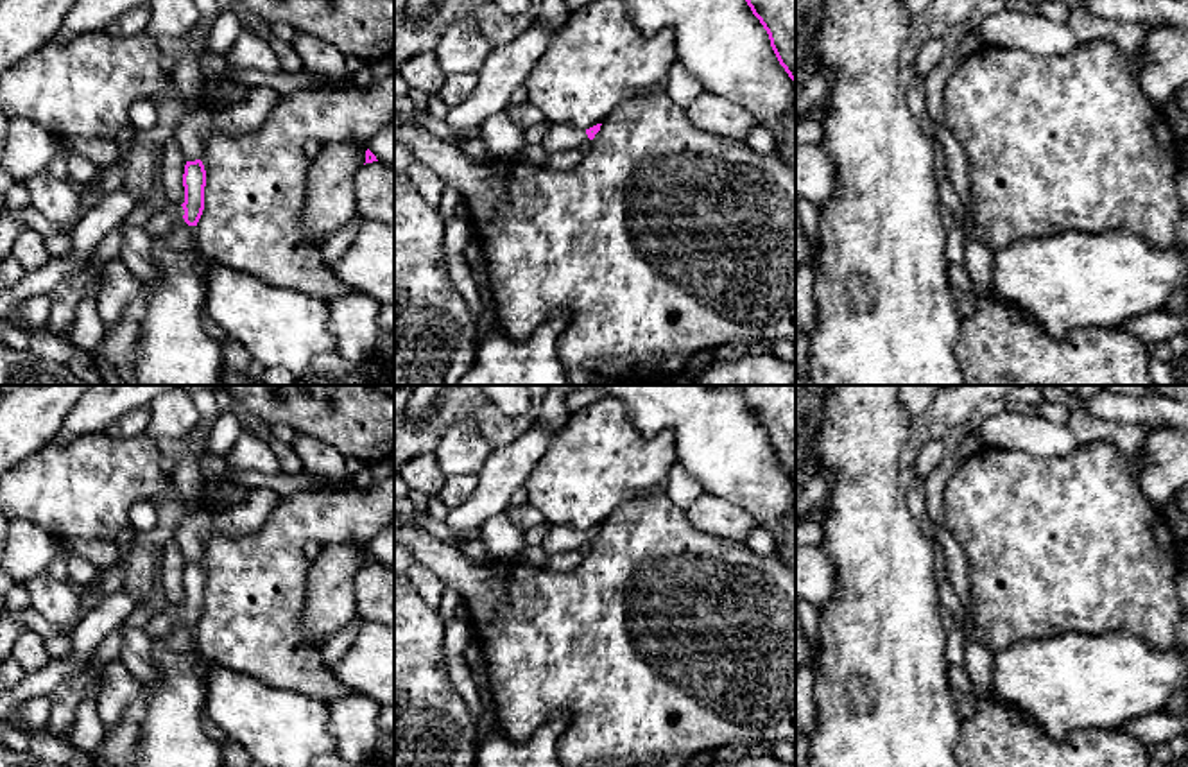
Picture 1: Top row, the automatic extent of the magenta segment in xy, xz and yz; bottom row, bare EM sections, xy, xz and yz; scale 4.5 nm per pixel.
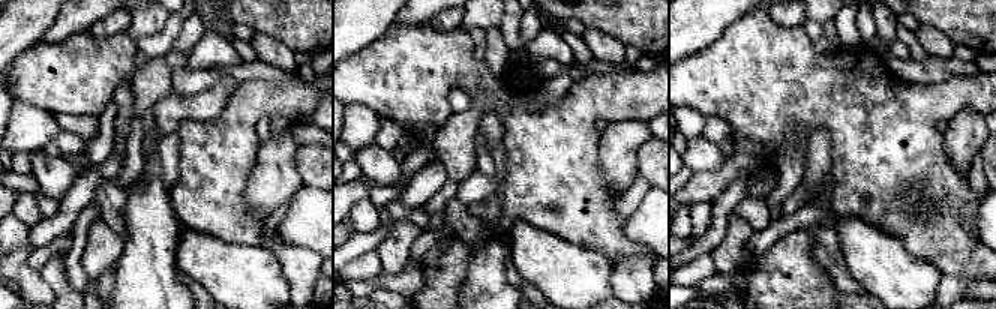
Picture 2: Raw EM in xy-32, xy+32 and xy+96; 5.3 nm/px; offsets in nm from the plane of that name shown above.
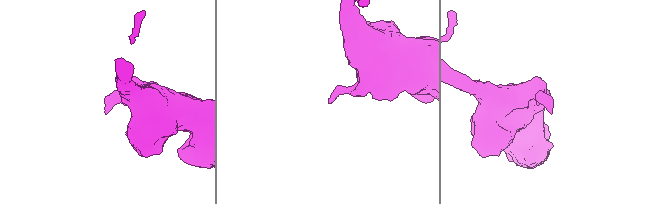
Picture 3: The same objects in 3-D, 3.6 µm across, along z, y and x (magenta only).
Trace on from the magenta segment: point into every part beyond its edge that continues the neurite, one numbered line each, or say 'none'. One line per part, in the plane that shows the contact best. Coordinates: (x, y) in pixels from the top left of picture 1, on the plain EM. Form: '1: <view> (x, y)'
1: xy (169, 617)

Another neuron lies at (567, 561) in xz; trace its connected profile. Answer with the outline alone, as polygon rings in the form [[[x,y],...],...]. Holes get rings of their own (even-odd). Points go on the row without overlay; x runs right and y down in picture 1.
[[[566,550],[563,554],[548,556],[543,566],[548,572],[566,573],[566,572],[573,572],[582,563],[582,559],[584,556],[579,550]]]

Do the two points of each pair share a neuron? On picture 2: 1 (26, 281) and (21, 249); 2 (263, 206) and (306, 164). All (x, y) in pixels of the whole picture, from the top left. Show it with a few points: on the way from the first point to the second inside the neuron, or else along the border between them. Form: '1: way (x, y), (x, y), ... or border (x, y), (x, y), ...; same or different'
1: way (21, 273), (21, 257); same
2: border (297, 146), (294, 165), (303, 183); different

